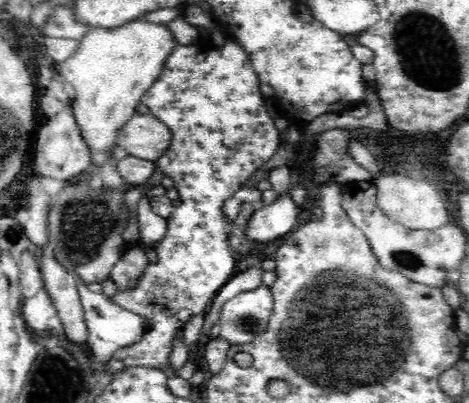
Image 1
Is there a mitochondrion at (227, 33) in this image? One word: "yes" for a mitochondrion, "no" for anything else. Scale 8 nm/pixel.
no

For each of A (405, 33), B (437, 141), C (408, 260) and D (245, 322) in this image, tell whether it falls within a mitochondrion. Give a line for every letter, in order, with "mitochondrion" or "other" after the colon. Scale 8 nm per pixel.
A: mitochondrion
B: other
C: mitochondrion
D: mitochondrion

